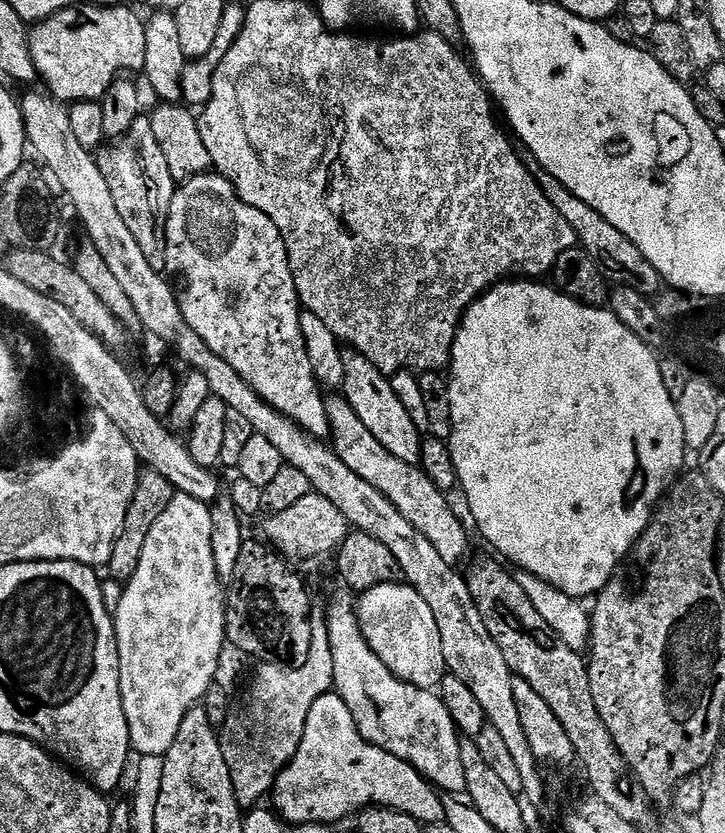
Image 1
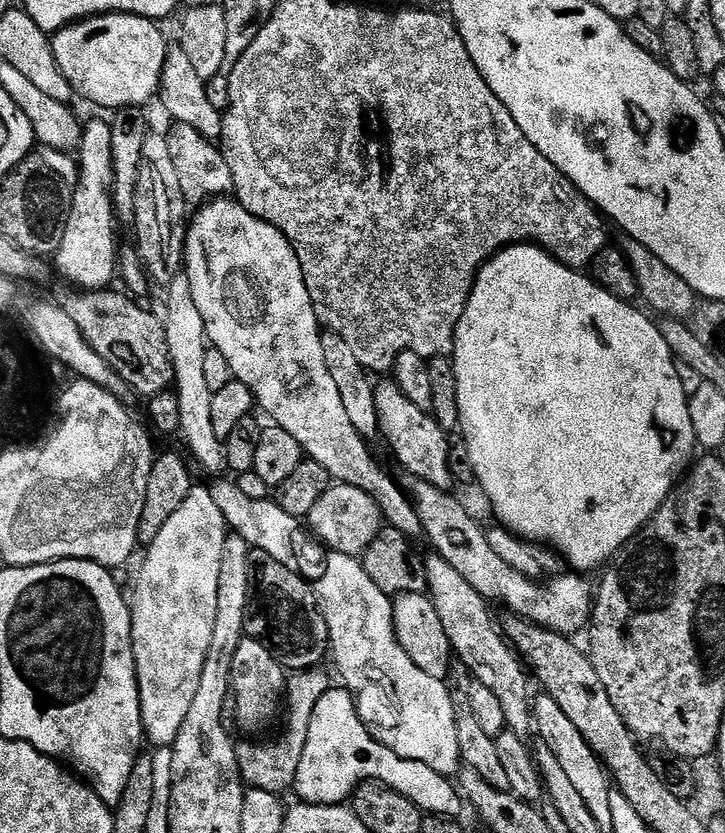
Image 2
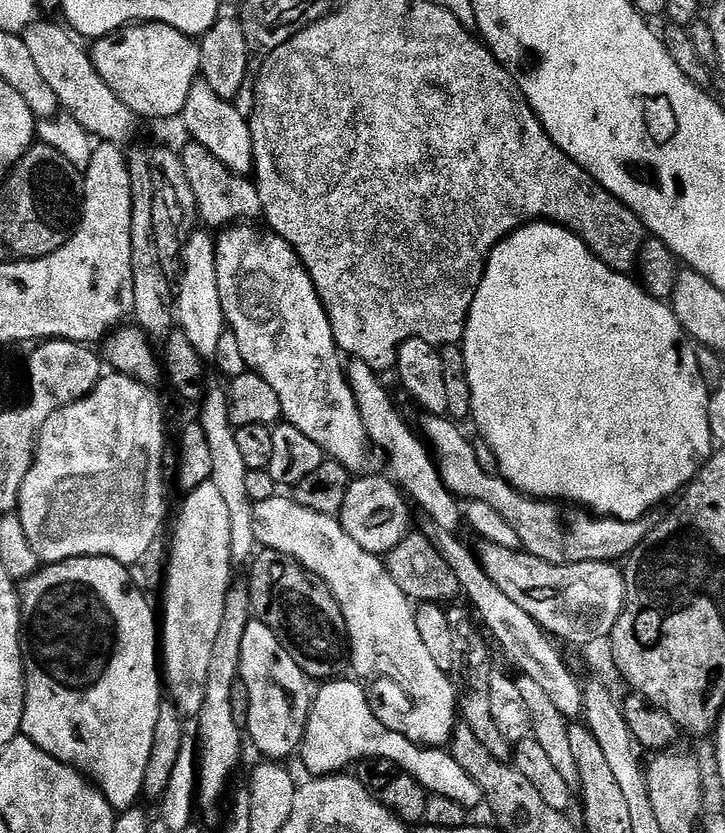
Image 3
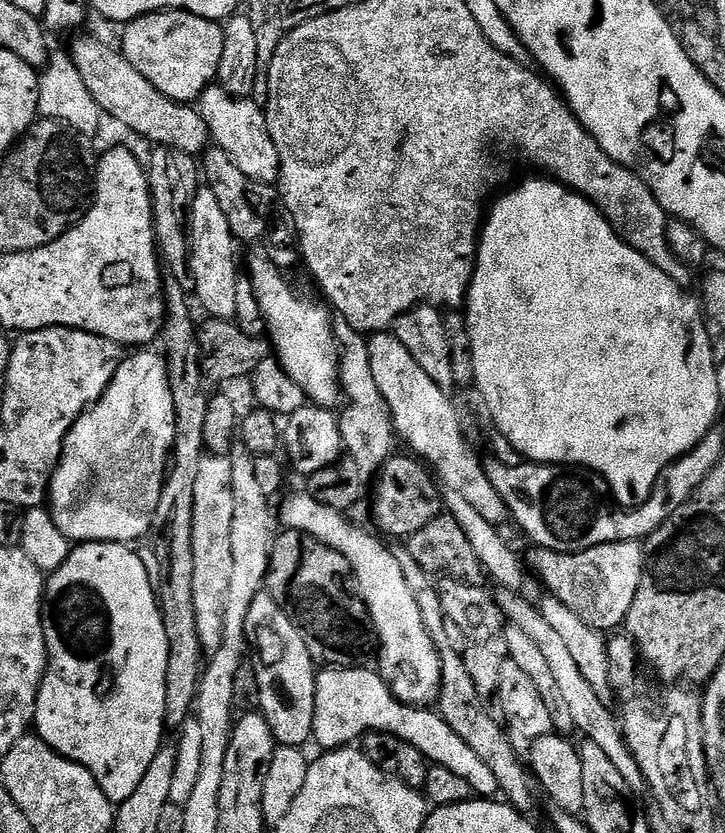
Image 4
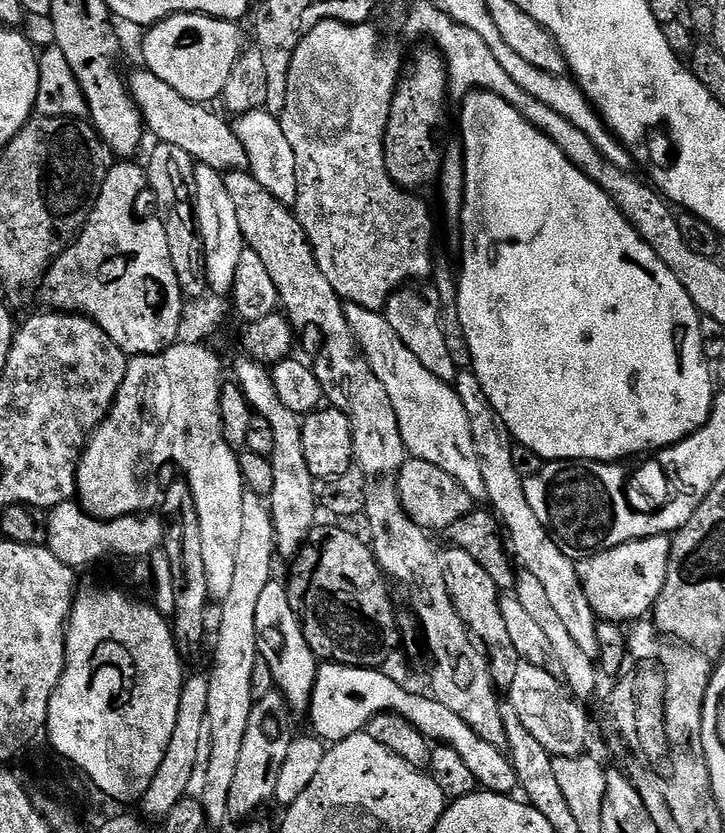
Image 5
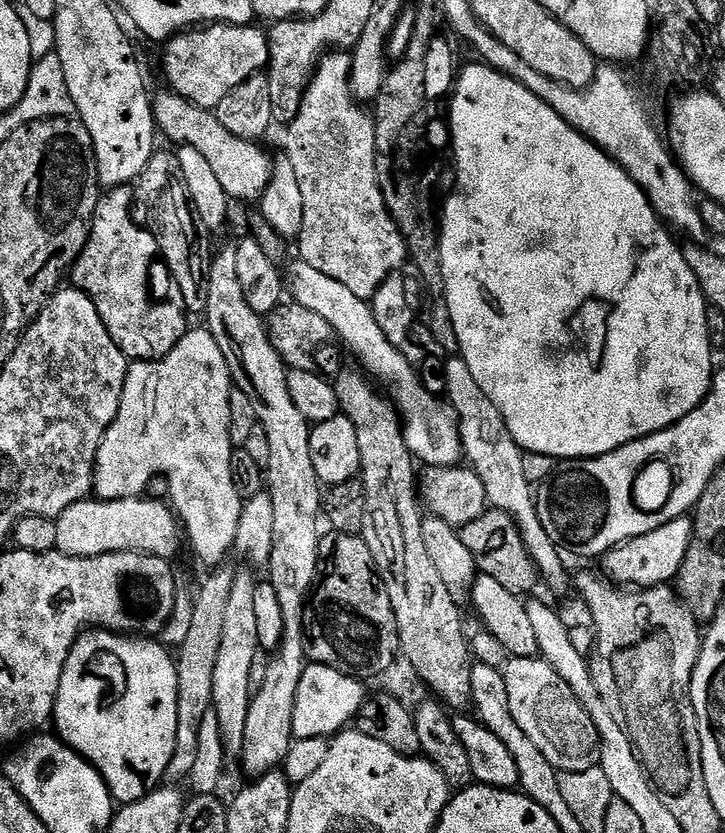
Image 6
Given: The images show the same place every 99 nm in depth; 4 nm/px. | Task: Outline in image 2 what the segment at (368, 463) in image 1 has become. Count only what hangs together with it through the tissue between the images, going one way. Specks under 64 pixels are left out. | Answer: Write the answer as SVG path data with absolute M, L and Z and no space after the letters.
M420 479L413 481L412 498L423 530L439 556L458 574L478 590L480 596L495 602L506 600L511 613L557 635L575 636L587 629L594 607L594 586L578 572L558 574L542 584L533 577L512 569L495 553L486 530L482 530L465 506L445 489L435 487Z

